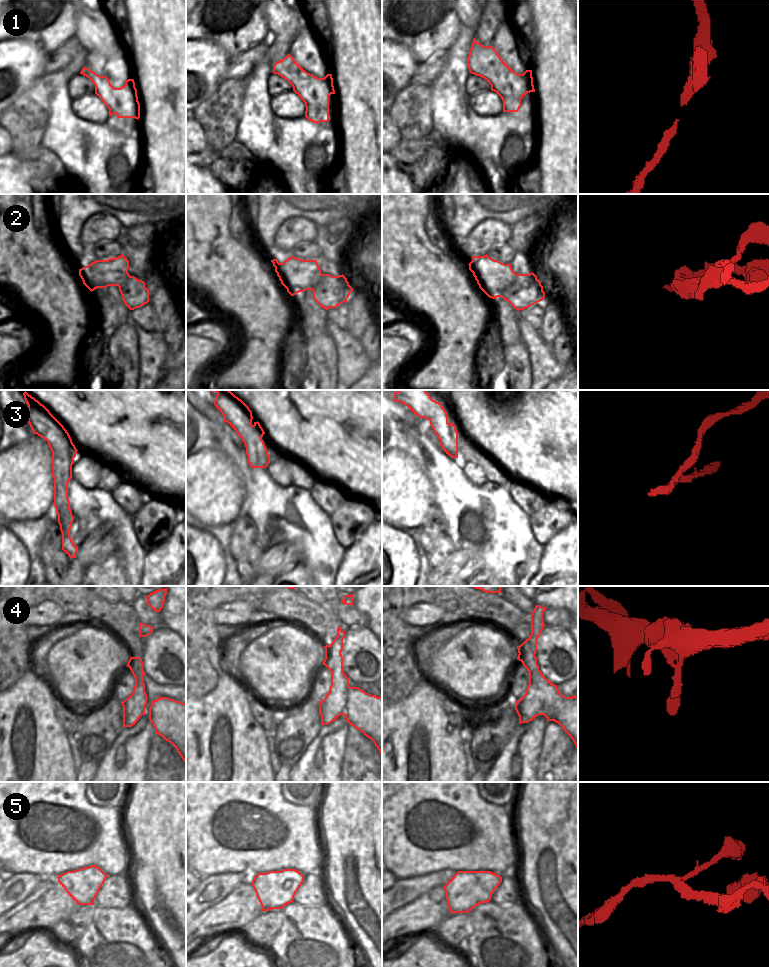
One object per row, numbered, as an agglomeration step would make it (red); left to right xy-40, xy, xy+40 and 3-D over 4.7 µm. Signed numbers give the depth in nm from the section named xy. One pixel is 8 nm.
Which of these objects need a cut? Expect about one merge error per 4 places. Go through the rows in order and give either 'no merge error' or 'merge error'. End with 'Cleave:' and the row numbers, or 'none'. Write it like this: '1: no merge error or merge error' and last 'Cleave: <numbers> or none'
1: merge error
2: merge error
3: merge error
4: no merge error
5: no merge error
Cleave: 1, 2, 3

